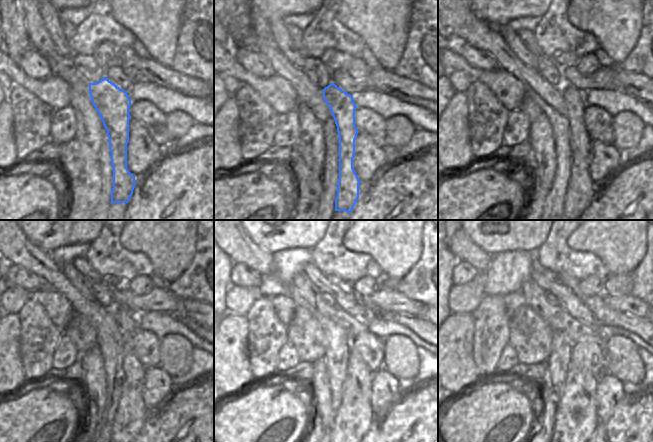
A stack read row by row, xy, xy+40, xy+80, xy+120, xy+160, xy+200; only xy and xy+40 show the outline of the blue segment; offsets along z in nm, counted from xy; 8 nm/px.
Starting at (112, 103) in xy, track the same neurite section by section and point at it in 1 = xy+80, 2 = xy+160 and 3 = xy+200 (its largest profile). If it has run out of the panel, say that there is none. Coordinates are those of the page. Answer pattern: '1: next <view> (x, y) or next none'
1: next xy+80 (580, 188)
2: next xy+160 (354, 417)
3: next xy+200 (576, 419)

